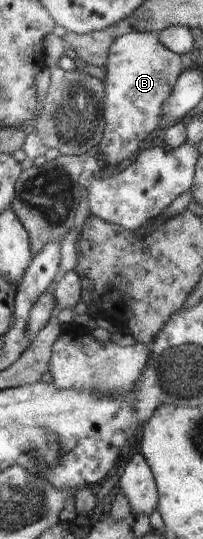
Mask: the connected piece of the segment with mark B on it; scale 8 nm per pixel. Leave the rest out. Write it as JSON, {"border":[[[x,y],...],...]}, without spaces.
{"border":[[[132,31],[119,36],[110,45],[104,84],[102,110],[104,130],[99,150],[106,155],[105,163],[116,166],[116,170],[132,162],[140,150],[140,144],[160,128],[165,101],[176,88],[182,62],[180,54],[160,42],[154,31]]]}

